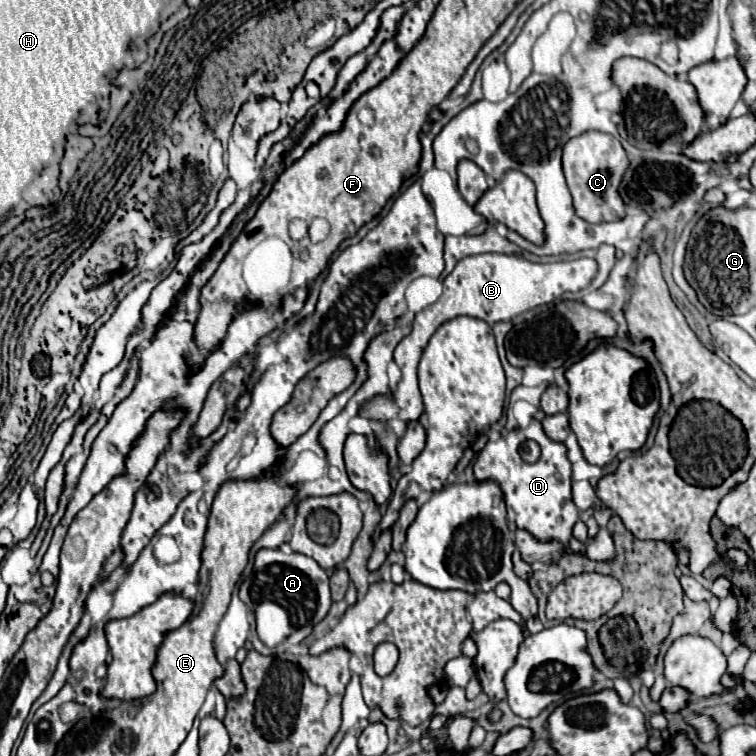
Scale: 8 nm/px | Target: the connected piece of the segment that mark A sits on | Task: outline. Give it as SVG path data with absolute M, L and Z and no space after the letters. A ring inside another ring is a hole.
M261 549L255 555L255 569L253 575L247 577L241 587L239 587L239 597L251 607L255 609L255 605L259 605L261 601L273 601L277 605L281 605L291 621L293 633L275 649L269 649L267 645L261 643L261 639L257 637L255 629L251 631L251 641L253 647L263 653L263 655L275 655L277 651L287 651L291 645L297 645L301 641L305 641L313 627L323 621L323 617L329 613L331 609L331 593L329 593L329 577L327 573L317 565L315 559L301 555L301 553L291 553L285 555L281 549Z

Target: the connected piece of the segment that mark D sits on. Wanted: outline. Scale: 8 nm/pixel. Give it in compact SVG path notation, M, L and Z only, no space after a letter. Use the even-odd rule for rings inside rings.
M533 419L525 429L513 429L497 441L487 443L475 459L473 473L477 481L493 481L501 487L507 505L507 525L511 531L525 529L541 541L557 539L565 545L569 543L573 537L573 525L579 521L579 509L575 509L571 499L571 461L567 459L567 447L563 443L553 443L537 419ZM527 439L537 441L541 447L541 457L535 463L521 459L519 447Z

